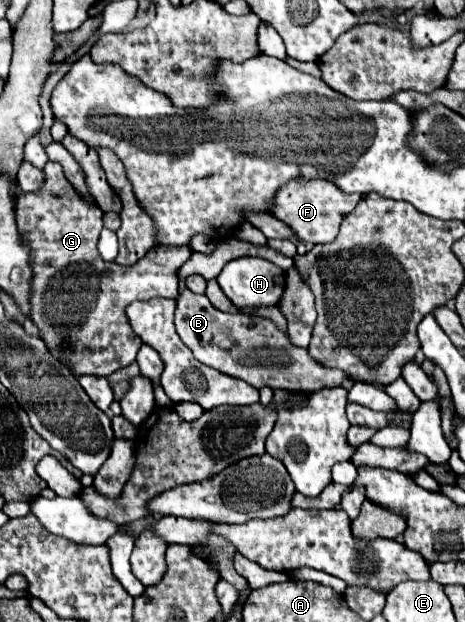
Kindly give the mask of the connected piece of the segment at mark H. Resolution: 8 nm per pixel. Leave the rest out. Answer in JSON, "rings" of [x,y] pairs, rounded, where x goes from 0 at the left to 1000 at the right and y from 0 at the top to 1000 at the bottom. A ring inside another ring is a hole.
{"rings":[[[516,413],[482,426],[477,439],[465,445],[482,474],[508,490],[508,494],[533,494],[533,490],[594,490],[594,481],[602,481],[611,468],[611,436],[594,429],[589,423],[559,416],[559,413]]]}

